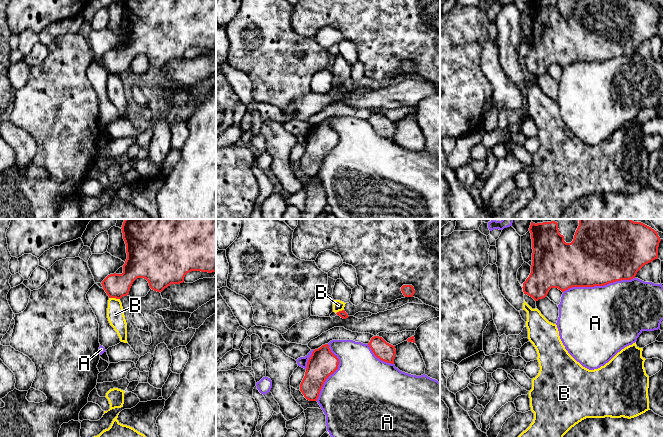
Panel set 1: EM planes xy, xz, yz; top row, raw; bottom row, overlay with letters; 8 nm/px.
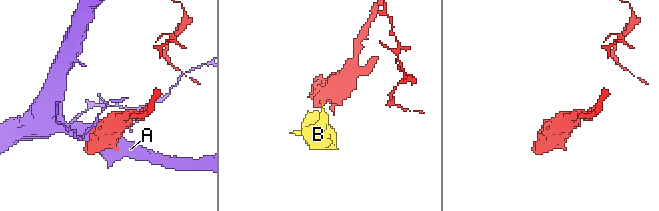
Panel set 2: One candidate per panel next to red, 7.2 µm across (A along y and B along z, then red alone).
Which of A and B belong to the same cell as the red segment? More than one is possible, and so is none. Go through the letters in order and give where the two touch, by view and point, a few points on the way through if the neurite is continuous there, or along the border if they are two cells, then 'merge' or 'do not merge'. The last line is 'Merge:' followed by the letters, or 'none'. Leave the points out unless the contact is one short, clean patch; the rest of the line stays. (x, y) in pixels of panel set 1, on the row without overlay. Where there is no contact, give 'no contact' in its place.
A: yz (598, 61) | do not merge
B: xy (114, 73) | along xy (109, 73), (119, 75) | do not merge
Merge: none

